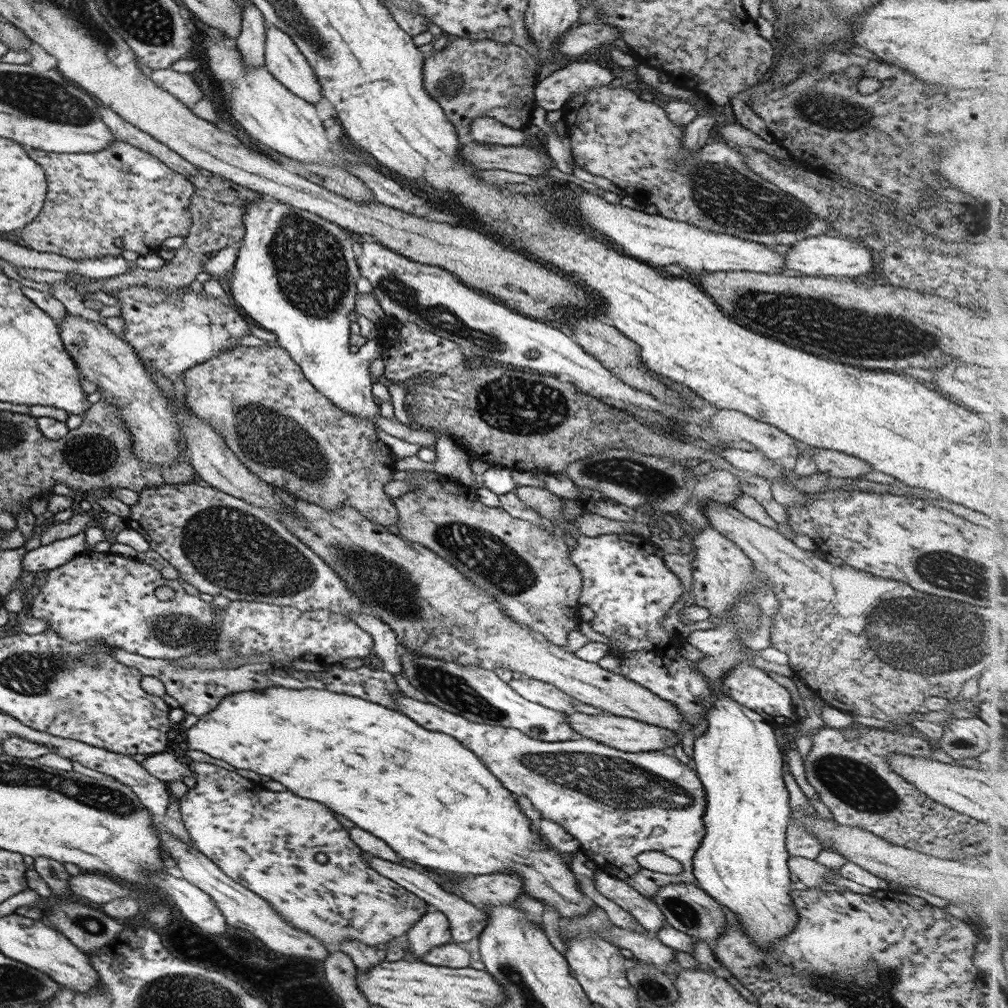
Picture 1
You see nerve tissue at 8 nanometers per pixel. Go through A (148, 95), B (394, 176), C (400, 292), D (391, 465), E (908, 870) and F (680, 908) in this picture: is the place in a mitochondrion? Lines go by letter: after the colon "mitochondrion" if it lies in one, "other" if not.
A: other
B: other
C: mitochondrion
D: other
E: other
F: mitochondrion

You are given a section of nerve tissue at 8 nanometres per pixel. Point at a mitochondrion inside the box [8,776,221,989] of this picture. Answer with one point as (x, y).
(90, 923)

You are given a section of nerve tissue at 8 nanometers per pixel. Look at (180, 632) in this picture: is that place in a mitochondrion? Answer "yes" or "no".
yes

